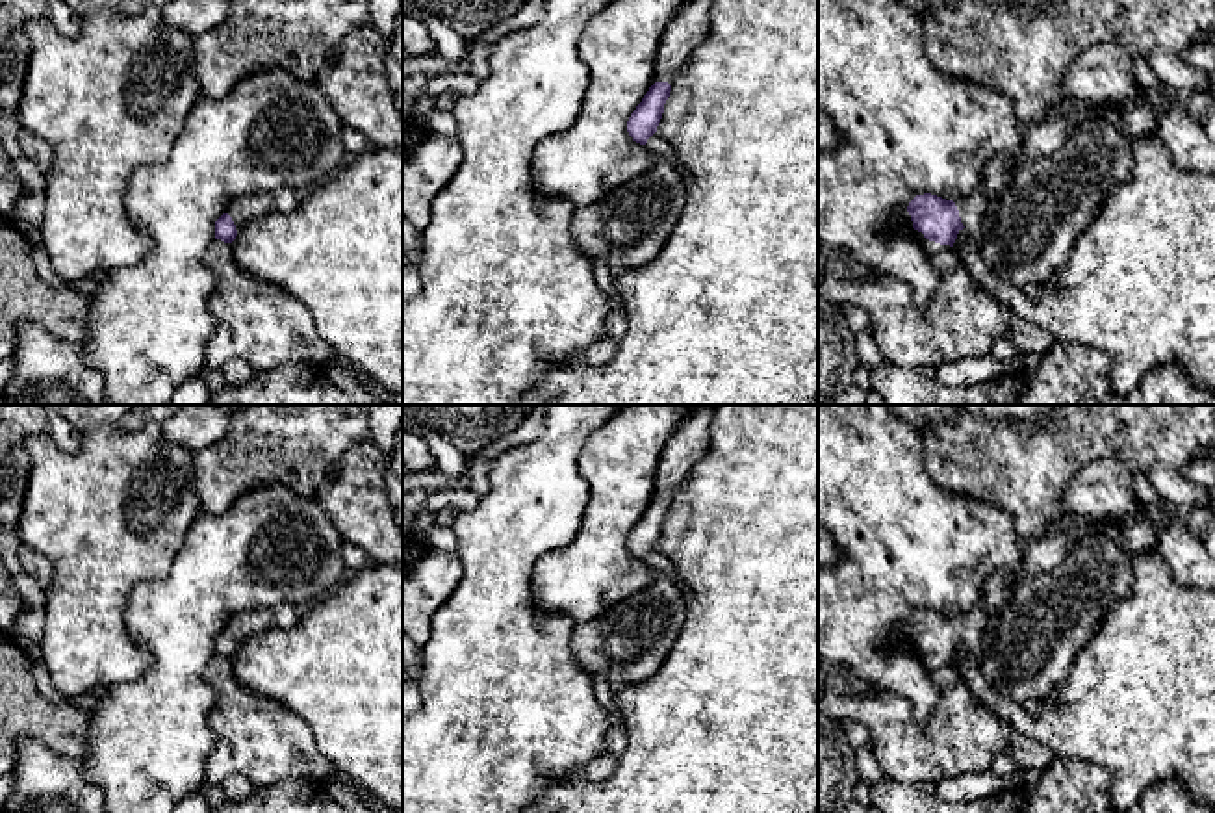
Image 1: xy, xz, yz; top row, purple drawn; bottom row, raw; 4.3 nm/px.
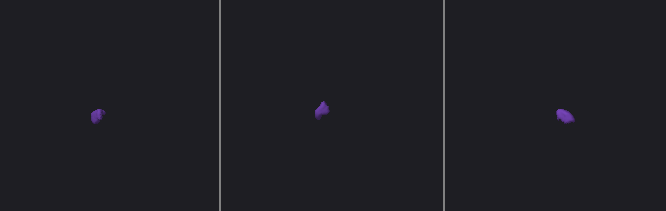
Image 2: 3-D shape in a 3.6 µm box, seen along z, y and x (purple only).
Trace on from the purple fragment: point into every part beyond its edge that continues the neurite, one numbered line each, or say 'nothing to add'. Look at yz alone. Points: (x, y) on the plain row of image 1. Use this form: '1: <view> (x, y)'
1: yz (1138, 533)
2: yz (930, 663)

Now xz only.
1: xz (690, 442)
2: xz (659, 563)

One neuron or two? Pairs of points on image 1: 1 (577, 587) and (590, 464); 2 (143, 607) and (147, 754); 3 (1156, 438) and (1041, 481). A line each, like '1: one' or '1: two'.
1: one
2: one
3: one

